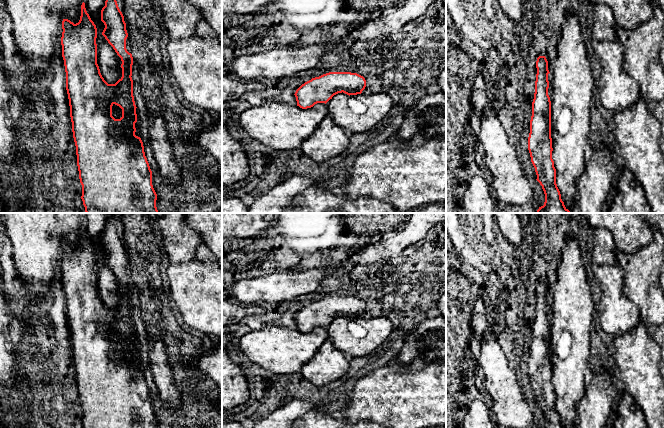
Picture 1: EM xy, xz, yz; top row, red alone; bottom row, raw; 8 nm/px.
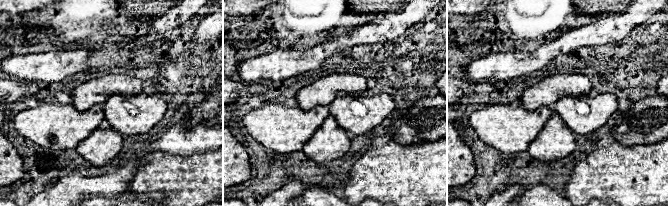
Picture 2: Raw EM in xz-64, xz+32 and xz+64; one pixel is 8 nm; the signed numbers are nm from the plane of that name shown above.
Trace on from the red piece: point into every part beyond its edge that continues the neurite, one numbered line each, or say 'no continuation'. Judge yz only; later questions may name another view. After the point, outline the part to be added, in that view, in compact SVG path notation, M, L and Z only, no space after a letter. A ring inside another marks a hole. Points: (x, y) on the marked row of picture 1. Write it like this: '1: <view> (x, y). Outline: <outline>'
no continuation

